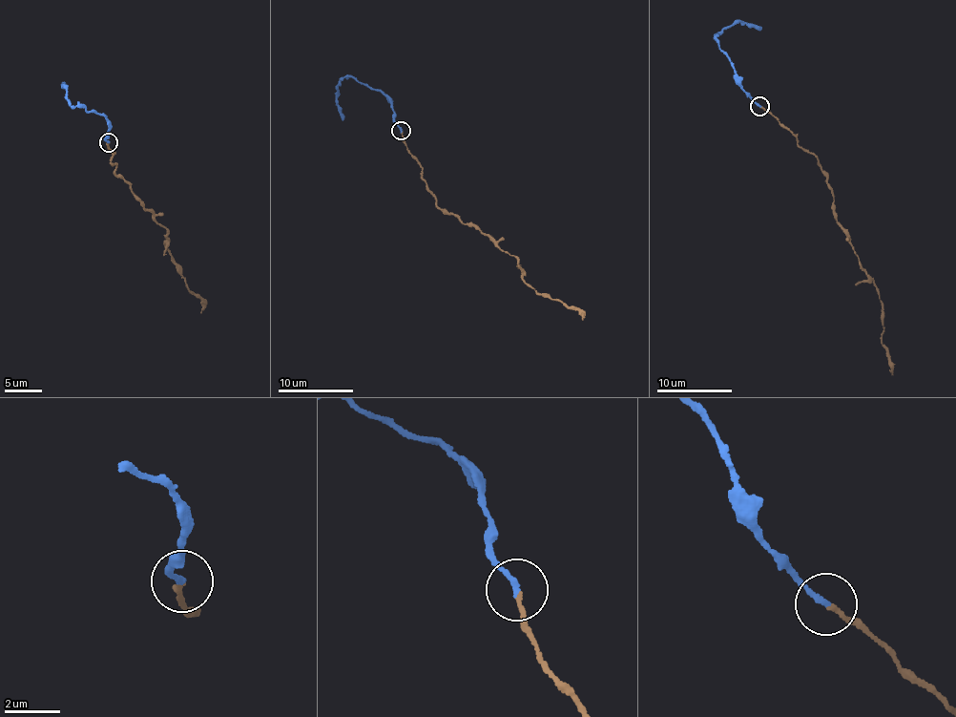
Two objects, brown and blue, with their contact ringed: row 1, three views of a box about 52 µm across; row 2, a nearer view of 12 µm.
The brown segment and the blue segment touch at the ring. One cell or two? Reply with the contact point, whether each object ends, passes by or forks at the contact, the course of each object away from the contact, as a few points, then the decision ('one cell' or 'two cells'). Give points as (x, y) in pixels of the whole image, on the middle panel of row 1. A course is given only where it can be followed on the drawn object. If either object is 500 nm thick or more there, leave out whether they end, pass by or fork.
place (401, 131); brown ends; blue ends; course brown (401, 132), (436, 204), (464, 225), (478, 228), (518, 261), (530, 287), (577, 311), (581, 319); course blue (401, 131), (386, 96), (353, 77), (343, 78), (337, 86), (338, 110), (342, 120); one cell

